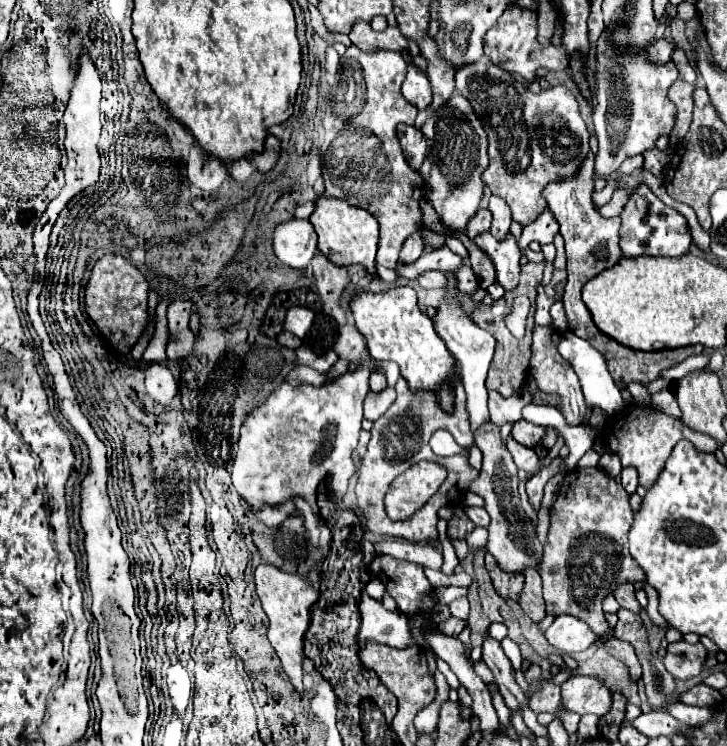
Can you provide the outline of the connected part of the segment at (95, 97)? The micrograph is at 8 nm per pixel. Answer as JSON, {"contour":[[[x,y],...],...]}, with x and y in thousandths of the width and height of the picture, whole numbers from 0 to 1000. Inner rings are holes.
{"contour":[[[121,72],[110,78],[110,94],[99,118],[99,129],[94,137],[94,145],[88,150],[88,166],[91,169],[91,184],[88,189],[89,205],[94,206],[94,220],[88,225],[89,247],[85,257],[66,273],[58,295],[77,295],[83,282],[113,255],[135,244],[138,236],[138,206],[135,206],[135,185],[138,185],[138,102],[124,80]]]}

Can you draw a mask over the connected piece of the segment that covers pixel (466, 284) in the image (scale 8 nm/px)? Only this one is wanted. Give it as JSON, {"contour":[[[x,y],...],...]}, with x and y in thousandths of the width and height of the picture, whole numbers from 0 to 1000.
{"contour":[[[635,357],[627,365],[630,373],[630,389],[638,394],[652,394],[657,389],[657,370],[652,367],[652,362],[646,357]]]}

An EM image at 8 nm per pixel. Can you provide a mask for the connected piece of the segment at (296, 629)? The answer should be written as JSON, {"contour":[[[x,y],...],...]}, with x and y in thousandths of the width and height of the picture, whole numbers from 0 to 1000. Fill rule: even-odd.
{"contour":[[[358,756],[349,767],[352,772],[352,794],[360,804],[360,815],[371,828],[371,842],[369,842],[369,858],[374,861],[382,882],[388,885],[391,901],[396,903],[402,920],[407,922],[410,930],[418,928],[415,917],[415,887],[418,887],[418,850],[426,836],[426,812],[437,804],[437,794],[432,791],[429,780],[418,777],[410,769],[396,769],[374,756]]]}

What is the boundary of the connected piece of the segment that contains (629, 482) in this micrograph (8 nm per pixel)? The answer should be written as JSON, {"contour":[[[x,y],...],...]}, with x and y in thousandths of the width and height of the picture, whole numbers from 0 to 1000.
{"contour":[[[858,627],[856,635],[853,635],[853,641],[856,641],[853,646],[856,646],[858,657],[864,662],[872,662],[875,660],[875,651],[878,651],[878,633],[872,627]]]}

